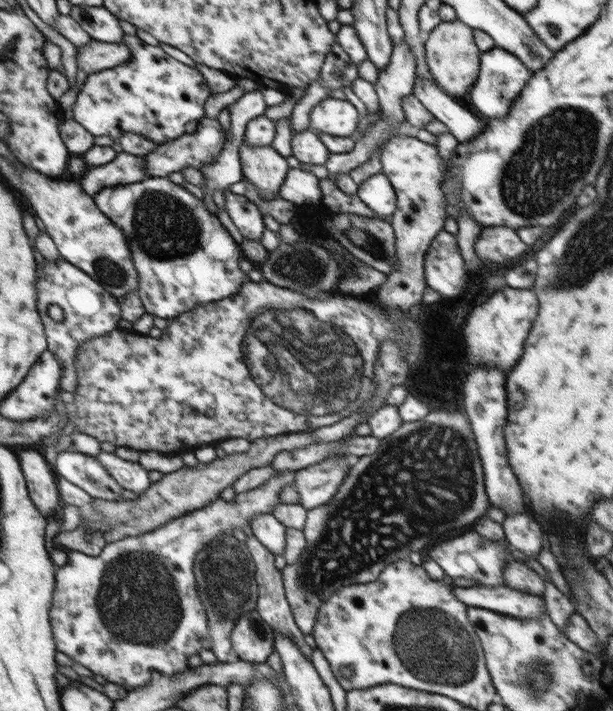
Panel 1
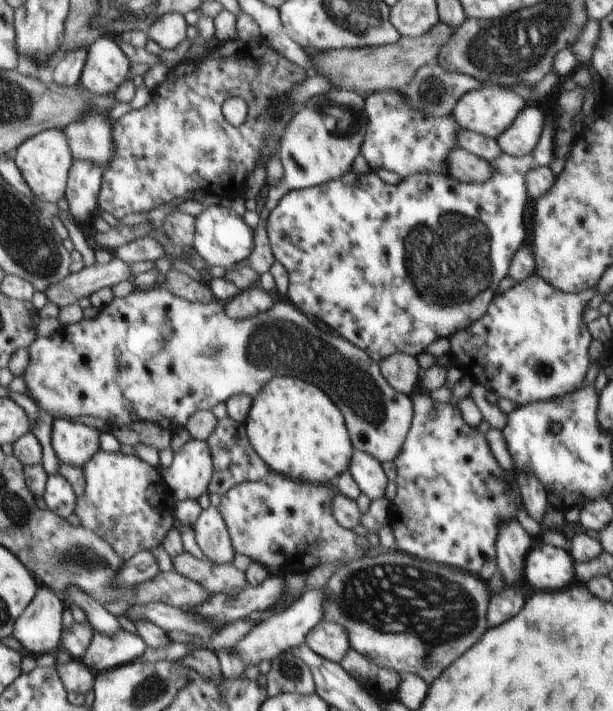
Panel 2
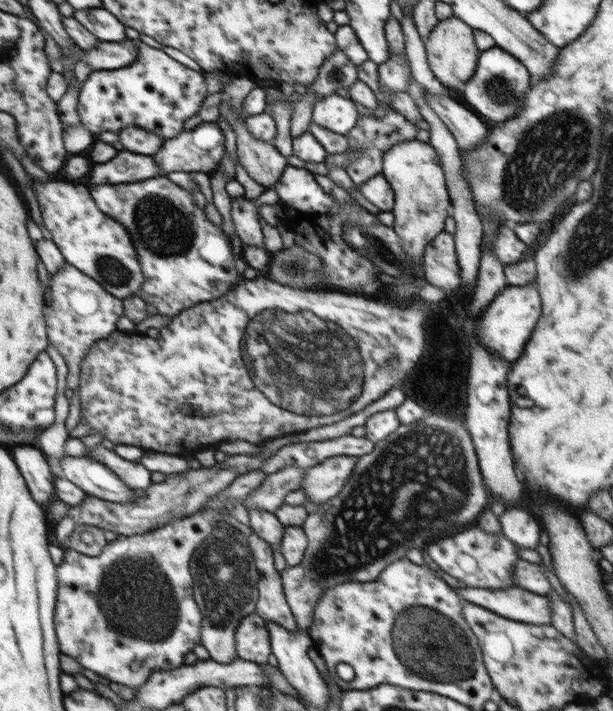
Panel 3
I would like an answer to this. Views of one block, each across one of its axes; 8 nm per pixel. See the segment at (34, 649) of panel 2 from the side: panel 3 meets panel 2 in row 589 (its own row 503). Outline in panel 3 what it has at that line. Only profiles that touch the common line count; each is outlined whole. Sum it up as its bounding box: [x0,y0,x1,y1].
[12,444,54,508]

